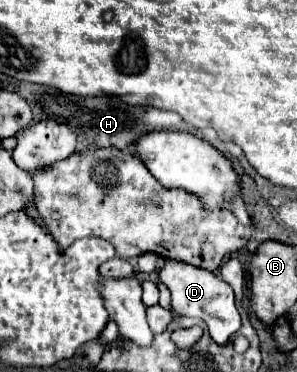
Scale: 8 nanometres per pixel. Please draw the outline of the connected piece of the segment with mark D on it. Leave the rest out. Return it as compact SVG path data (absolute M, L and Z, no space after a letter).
M166 259L162 269L158 271L158 279L170 289L174 311L178 311L184 317L204 319L208 323L208 329L214 341L226 343L240 329L240 313L234 303L234 291L232 287L228 287L228 283L224 283L212 271L204 271L202 267L198 269L190 263Z

